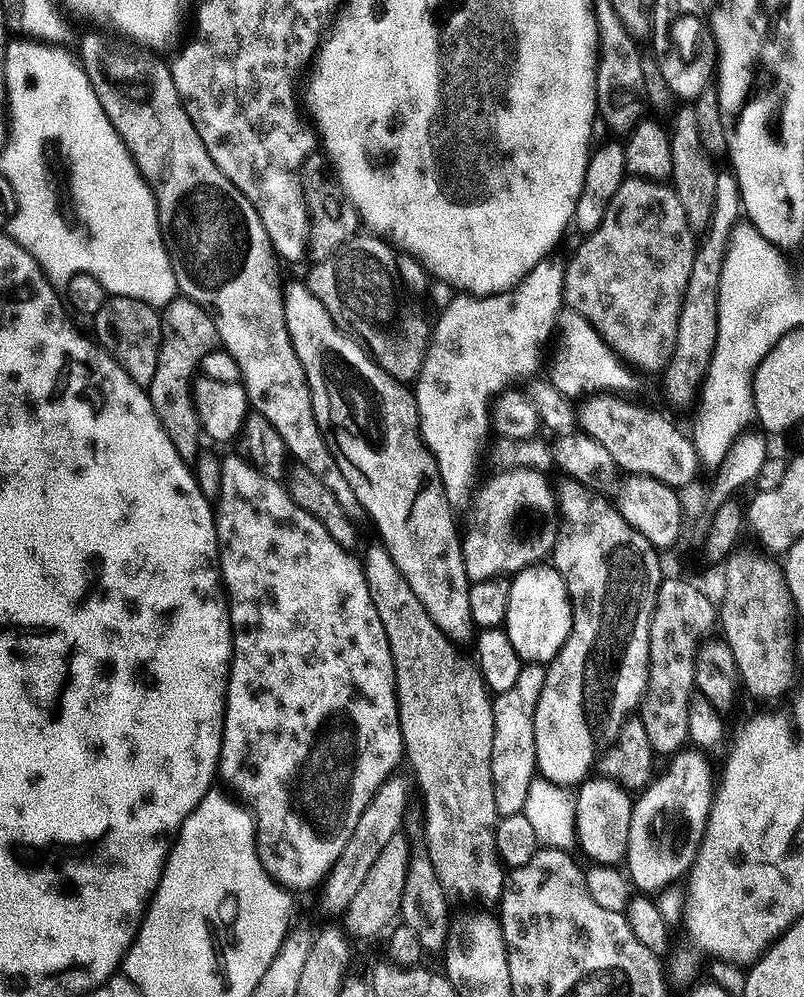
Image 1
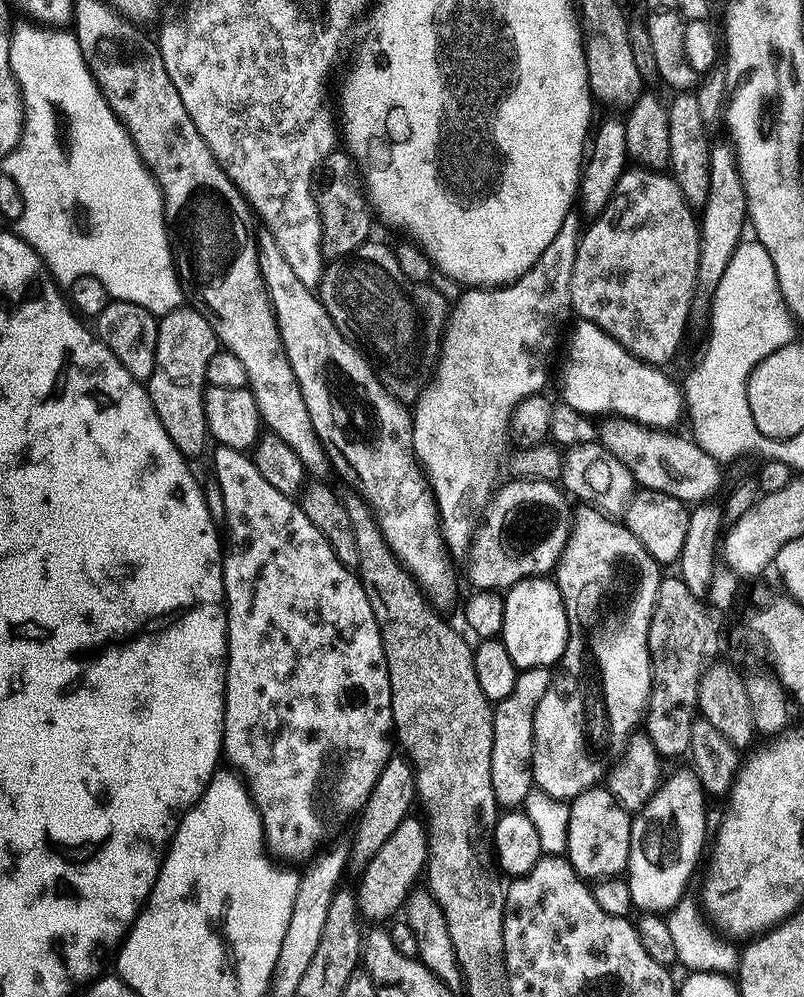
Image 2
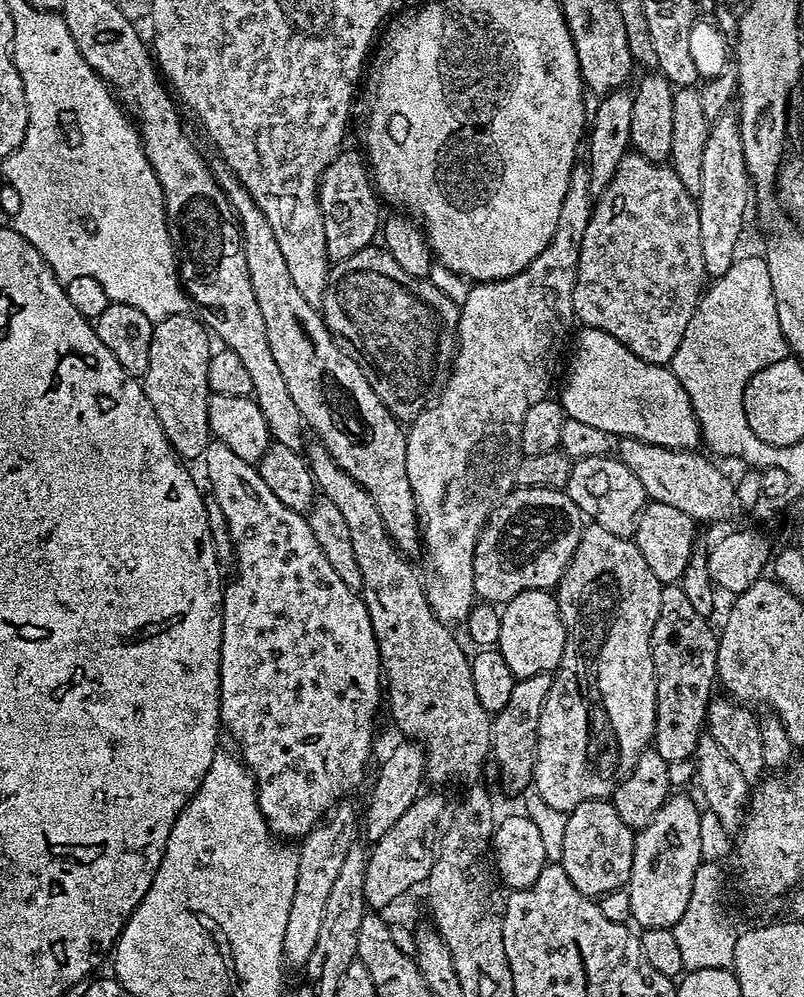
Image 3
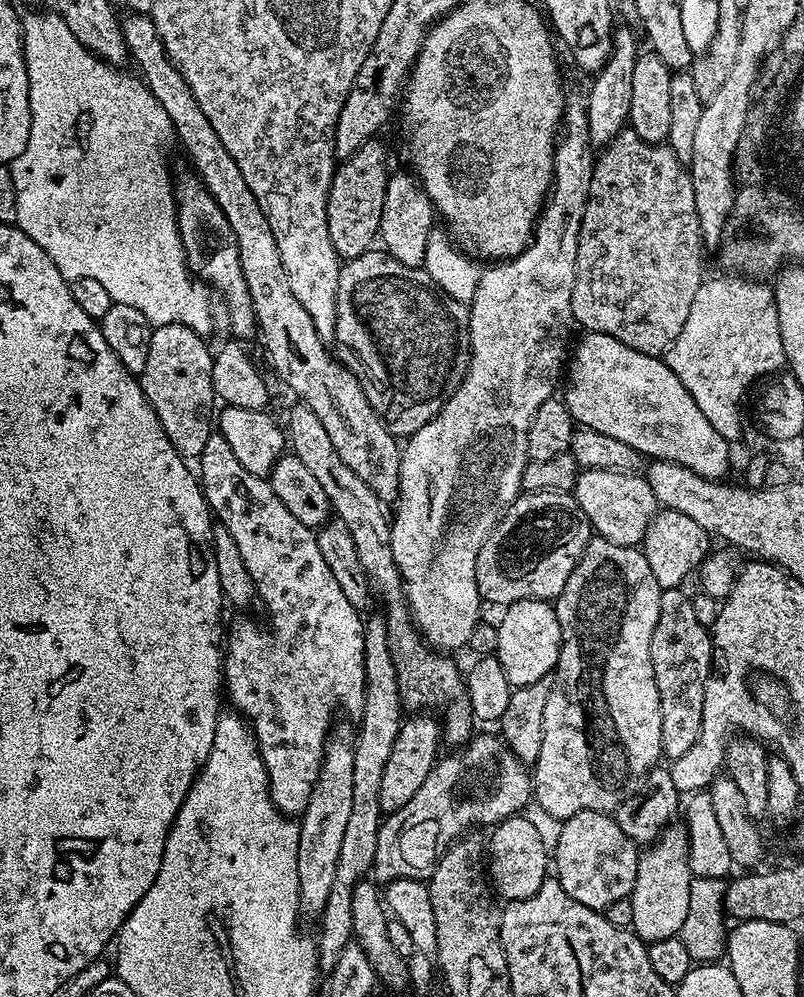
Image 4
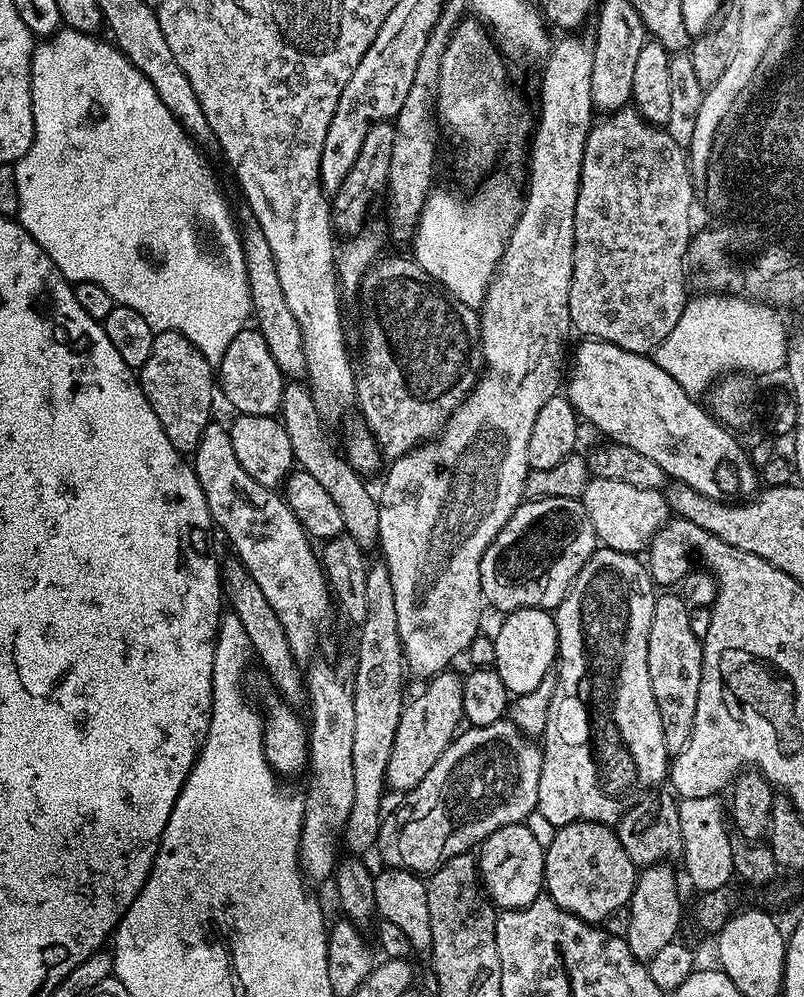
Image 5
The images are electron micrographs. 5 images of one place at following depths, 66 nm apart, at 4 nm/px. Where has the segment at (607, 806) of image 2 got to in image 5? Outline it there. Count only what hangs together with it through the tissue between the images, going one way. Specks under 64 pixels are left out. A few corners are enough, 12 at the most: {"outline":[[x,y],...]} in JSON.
{"outline":[[570,822],[544,850],[546,895],[602,922],[636,889],[606,824]]}

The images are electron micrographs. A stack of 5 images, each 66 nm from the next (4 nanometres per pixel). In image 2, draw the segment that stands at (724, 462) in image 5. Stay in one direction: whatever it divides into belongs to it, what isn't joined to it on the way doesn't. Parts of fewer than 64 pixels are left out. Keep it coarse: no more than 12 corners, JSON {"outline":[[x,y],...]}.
{"outline":[[577,319],[563,403],[661,430],[682,416],[667,371]]}

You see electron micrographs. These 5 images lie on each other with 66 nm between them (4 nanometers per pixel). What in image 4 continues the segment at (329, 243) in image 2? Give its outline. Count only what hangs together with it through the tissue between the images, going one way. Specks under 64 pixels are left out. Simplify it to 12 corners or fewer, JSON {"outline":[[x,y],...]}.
{"outline":[[380,138],[337,163],[326,226],[341,261],[377,243],[389,175]]}

